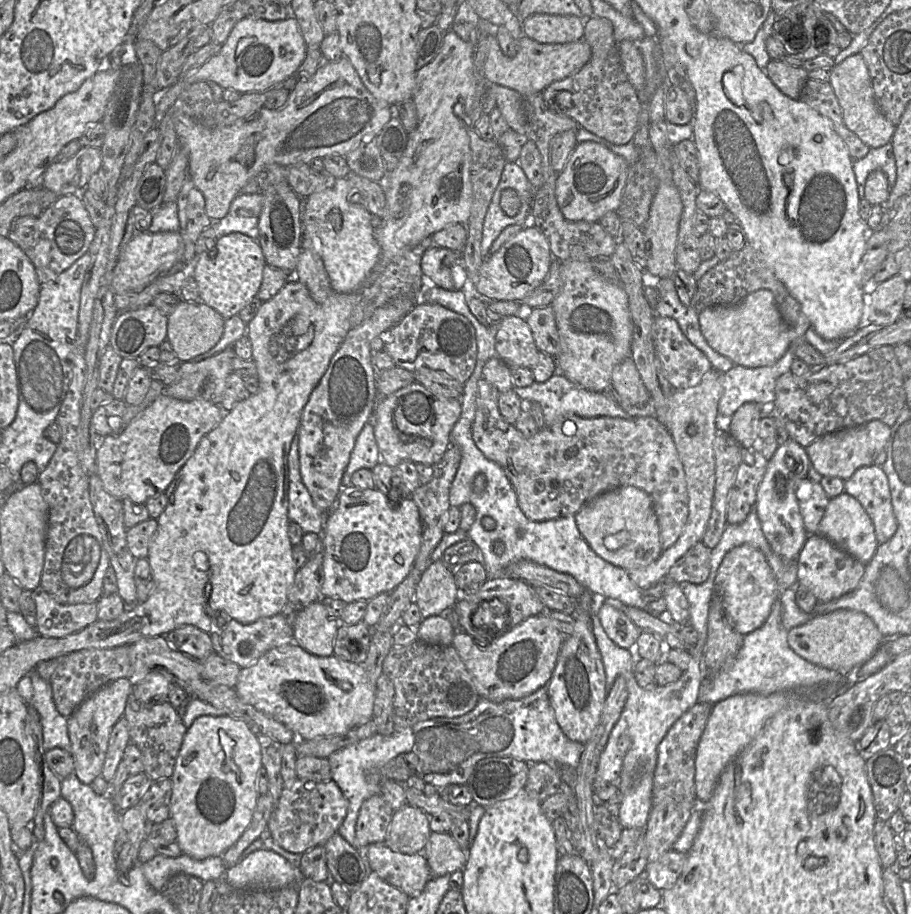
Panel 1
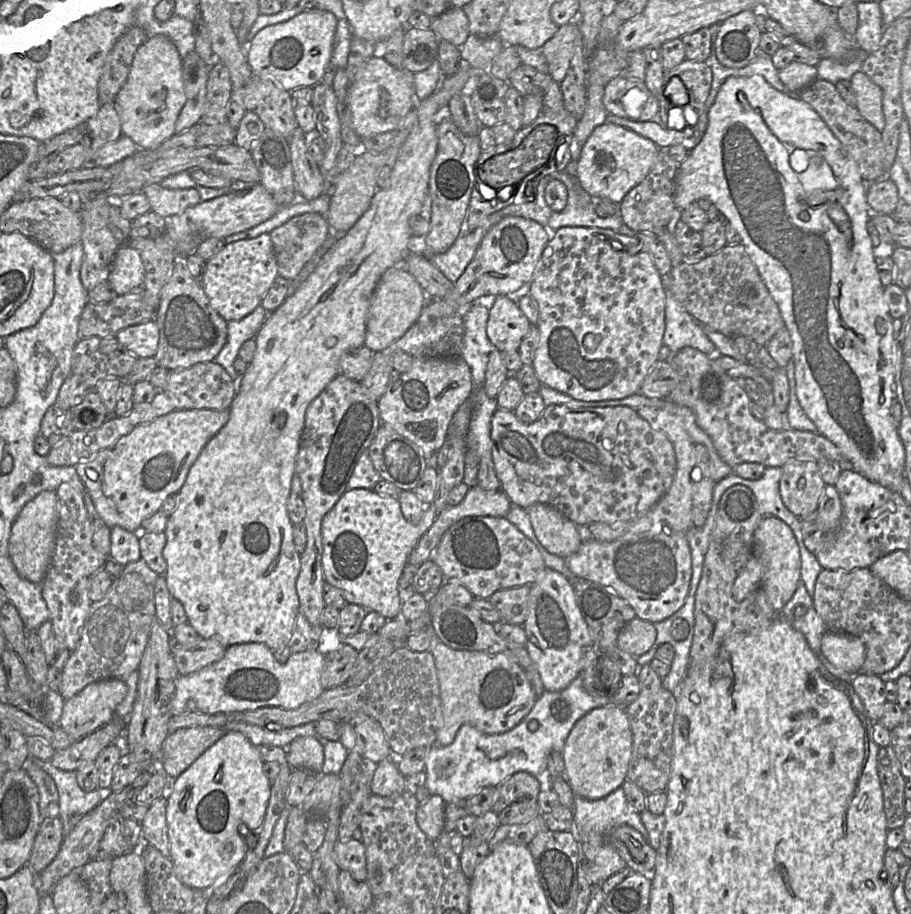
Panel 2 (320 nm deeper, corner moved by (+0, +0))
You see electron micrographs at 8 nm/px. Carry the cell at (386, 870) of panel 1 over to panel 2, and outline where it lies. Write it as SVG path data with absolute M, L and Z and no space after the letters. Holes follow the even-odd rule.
M354 838L346 842L338 840L334 847L334 860L340 870L348 871L355 880L366 880L366 855L363 842Z

